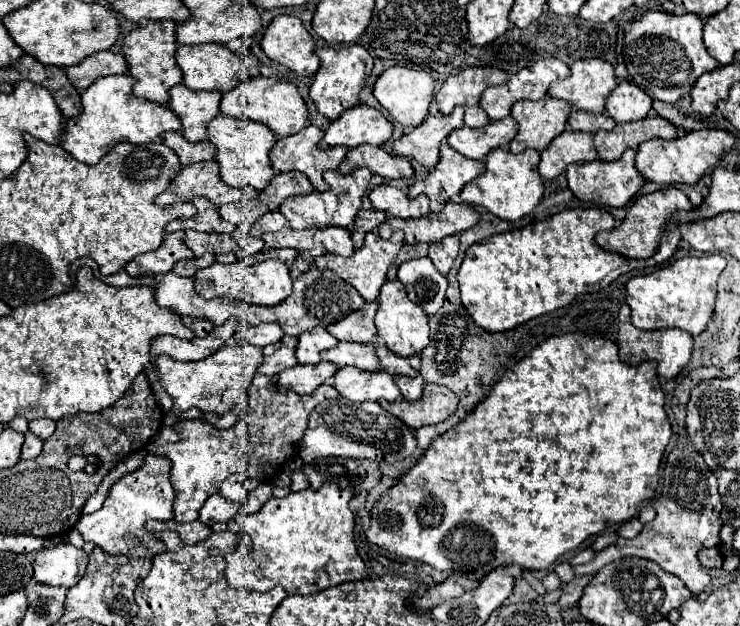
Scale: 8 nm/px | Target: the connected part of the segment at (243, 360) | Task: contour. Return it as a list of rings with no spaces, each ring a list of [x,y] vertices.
[[[226,344],[216,354],[198,362],[178,362],[166,354],[160,356],[156,360],[160,382],[174,402],[172,410],[164,416],[164,424],[172,426],[180,418],[180,414],[192,406],[200,408],[202,412],[212,412],[212,414],[222,416],[248,390],[260,362],[262,362],[262,350],[256,346],[248,346],[248,344],[246,346]]]

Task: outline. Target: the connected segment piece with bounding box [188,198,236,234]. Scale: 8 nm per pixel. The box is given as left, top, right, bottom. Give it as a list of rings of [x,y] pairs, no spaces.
[[[196,198],[192,200],[192,204],[196,206],[196,216],[188,220],[188,228],[200,230],[200,232],[234,232],[234,224],[228,224],[226,220],[220,218],[218,208],[206,200],[206,198]]]

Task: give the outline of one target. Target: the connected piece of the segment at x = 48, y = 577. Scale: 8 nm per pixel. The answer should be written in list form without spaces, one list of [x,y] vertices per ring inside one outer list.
[[[70,542],[56,544],[36,552],[34,558],[34,580],[50,586],[74,586],[86,570],[88,554]]]

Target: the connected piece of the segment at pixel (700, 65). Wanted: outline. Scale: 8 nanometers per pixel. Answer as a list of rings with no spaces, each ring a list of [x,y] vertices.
[[[646,12],[634,20],[624,38],[624,62],[632,76],[632,82],[646,94],[662,102],[676,102],[688,96],[694,82],[714,68],[718,62],[708,54],[702,42],[702,20],[696,14],[668,14],[668,12]]]

